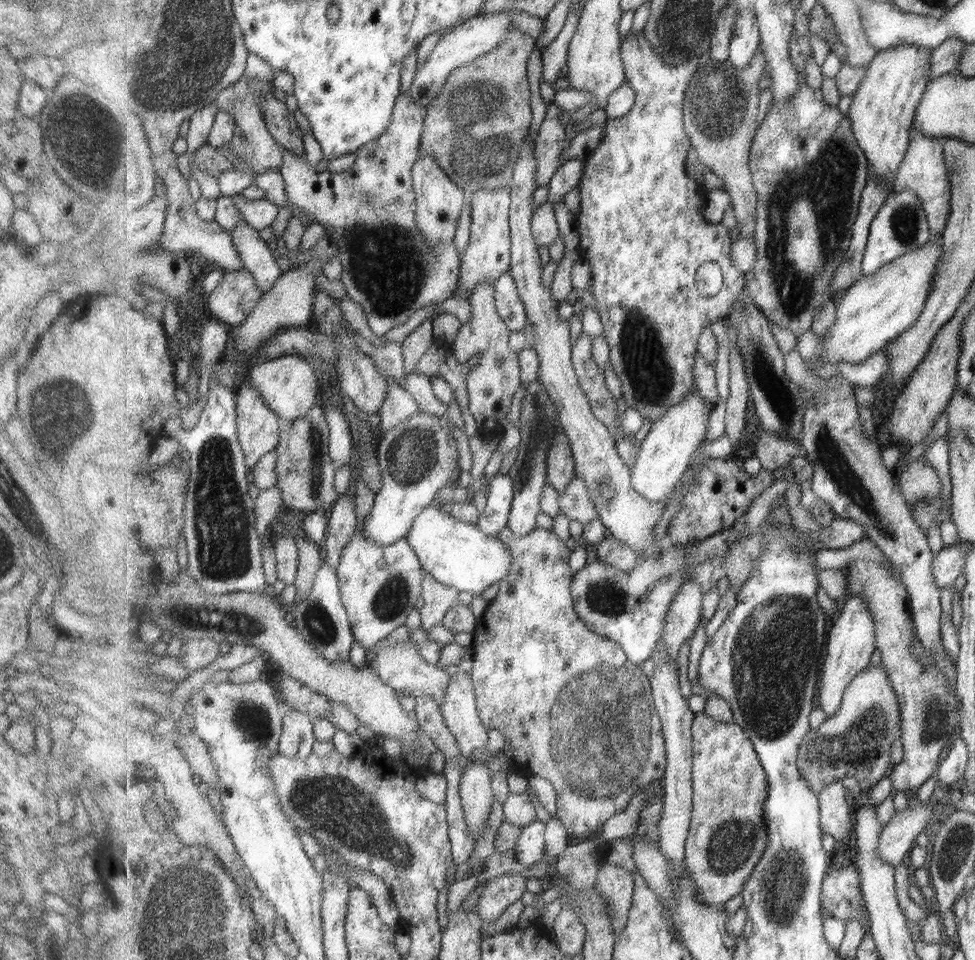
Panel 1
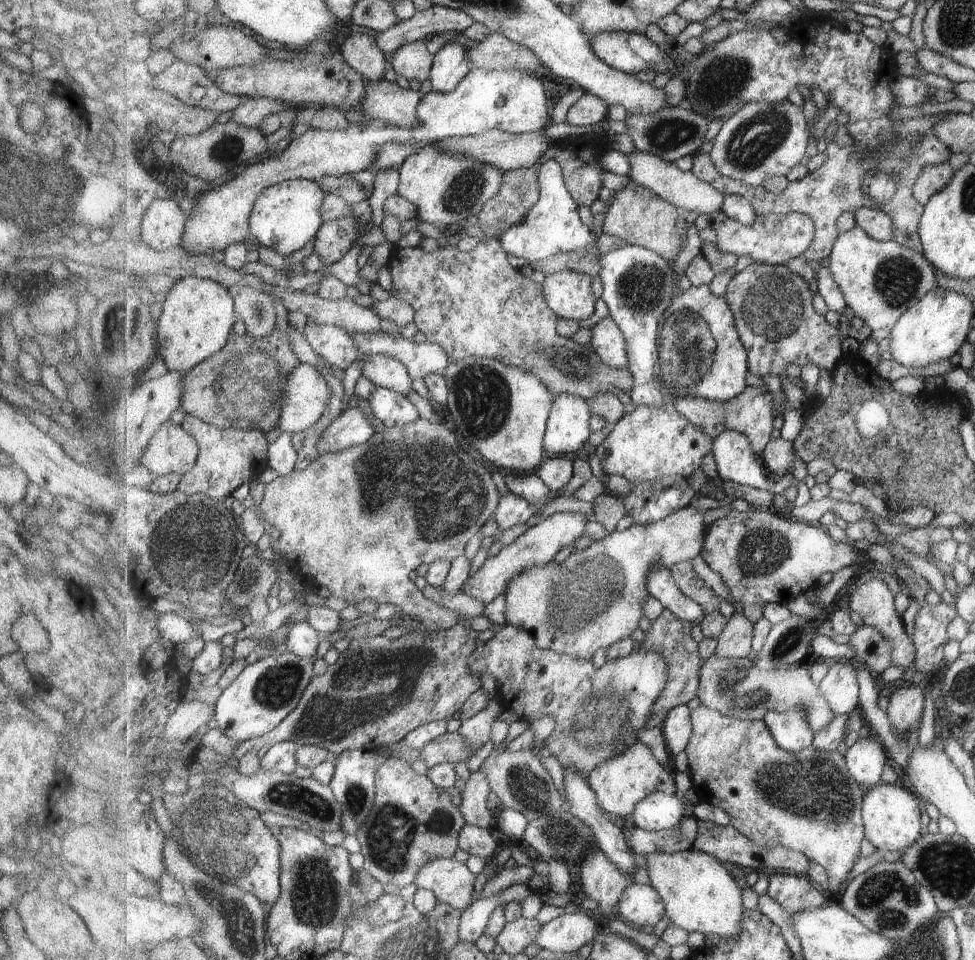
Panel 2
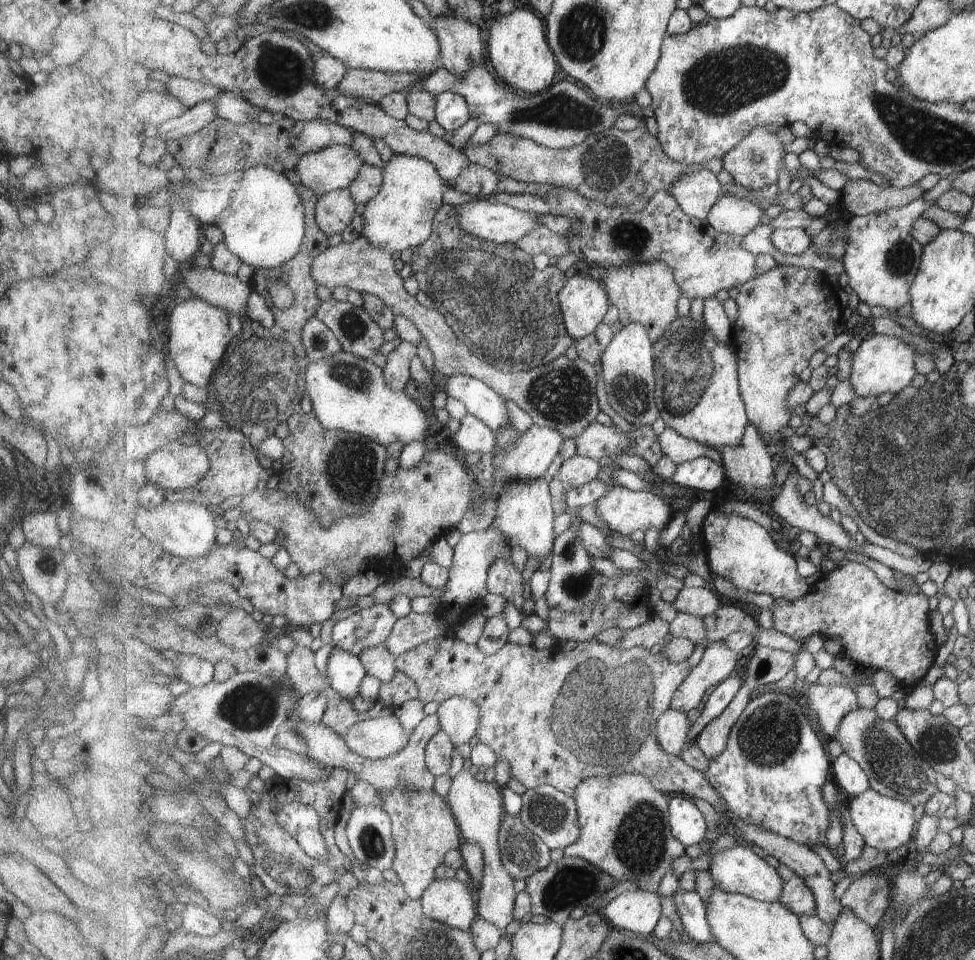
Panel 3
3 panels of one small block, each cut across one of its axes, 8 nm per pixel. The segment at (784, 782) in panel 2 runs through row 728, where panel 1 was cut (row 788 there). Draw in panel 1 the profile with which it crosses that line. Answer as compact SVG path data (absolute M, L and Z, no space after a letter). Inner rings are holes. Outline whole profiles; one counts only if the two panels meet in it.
M696 713L692 726L694 734L694 759L692 781L694 786L694 810L691 834L687 840L686 870L695 880L698 897L710 905L727 904L733 896L742 894L749 878L769 845L767 836L765 802L770 785L754 743L742 726L714 720L703 713Z

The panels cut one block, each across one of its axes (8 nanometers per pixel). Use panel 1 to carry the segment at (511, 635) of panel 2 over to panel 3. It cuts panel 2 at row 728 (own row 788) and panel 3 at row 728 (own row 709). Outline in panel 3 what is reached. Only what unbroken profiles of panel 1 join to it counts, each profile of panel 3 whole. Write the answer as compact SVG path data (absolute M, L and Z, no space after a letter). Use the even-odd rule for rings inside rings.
M449 634L440 636L439 638L434 638L433 640L420 644L417 648L413 648L413 650L409 650L409 652L405 652L405 654L399 655L396 657L396 667L399 671L404 672L407 676L410 676L413 680L415 680L420 690L420 699L425 704L429 704L429 702L432 702L433 700L440 704L445 702L445 700L449 700L452 696L462 696L471 699L475 702L475 704L478 704L481 708L482 714L482 719L480 720L480 730L478 733L480 739L479 742L489 744L489 746L495 750L498 758L507 760L507 762L509 762L509 766L511 766L511 774L513 774L513 778L519 781L527 789L539 788L541 785L552 785L553 787L558 788L561 792L566 792L569 796L574 797L579 784L581 784L583 780L587 780L587 778L616 776L621 774L643 774L647 776L647 778L651 778L651 782L653 782L655 788L659 789L659 792L663 792L670 797L683 795L685 797L690 797L691 799L699 798L701 800L705 800L705 802L709 802L711 806L718 807L718 810L721 810L721 812L723 812L729 819L731 824L735 826L737 835L741 836L743 840L747 840L749 845L756 844L757 846L760 846L765 853L775 857L781 864L787 865L793 872L796 872L800 877L803 877L803 880L806 880L806 883L810 885L811 890L814 892L817 903L817 915L825 921L825 924L833 927L833 924L835 924L837 919L839 919L841 914L843 914L843 910L845 910L845 908L843 908L844 904L842 903L842 900L837 899L837 896L835 896L835 886L837 886L837 883L833 882L833 878L831 878L832 870L827 868L825 860L823 860L817 852L811 849L808 844L799 844L799 842L795 842L795 840L791 840L791 838L779 836L779 834L769 832L769 830L765 830L765 828L761 828L761 826L757 826L757 824L749 824L749 822L741 820L739 816L735 816L735 814L729 810L729 806L727 806L727 802L723 800L723 796L717 792L717 789L711 784L711 781L707 780L706 773L701 772L699 769L691 768L691 765L687 764L682 757L673 756L665 752L661 742L659 742L659 718L661 718L661 715L664 712L667 712L667 710L672 708L675 692L678 691L678 688L682 686L683 681L690 675L692 667L688 661L673 662L673 660L667 659L664 652L661 651L653 654L650 649L645 647L635 647L633 649L620 648L616 650L615 648L601 643L597 639L593 639L589 642L578 643L578 645L570 651L561 650L559 647L549 649L535 648L535 644L532 642L529 645L507 643L503 646L503 648L501 648L501 650L499 650L499 652L497 652L497 654L489 656L484 652L481 652L478 645L467 644L467 642L463 642L461 638L455 636L454 634Z

